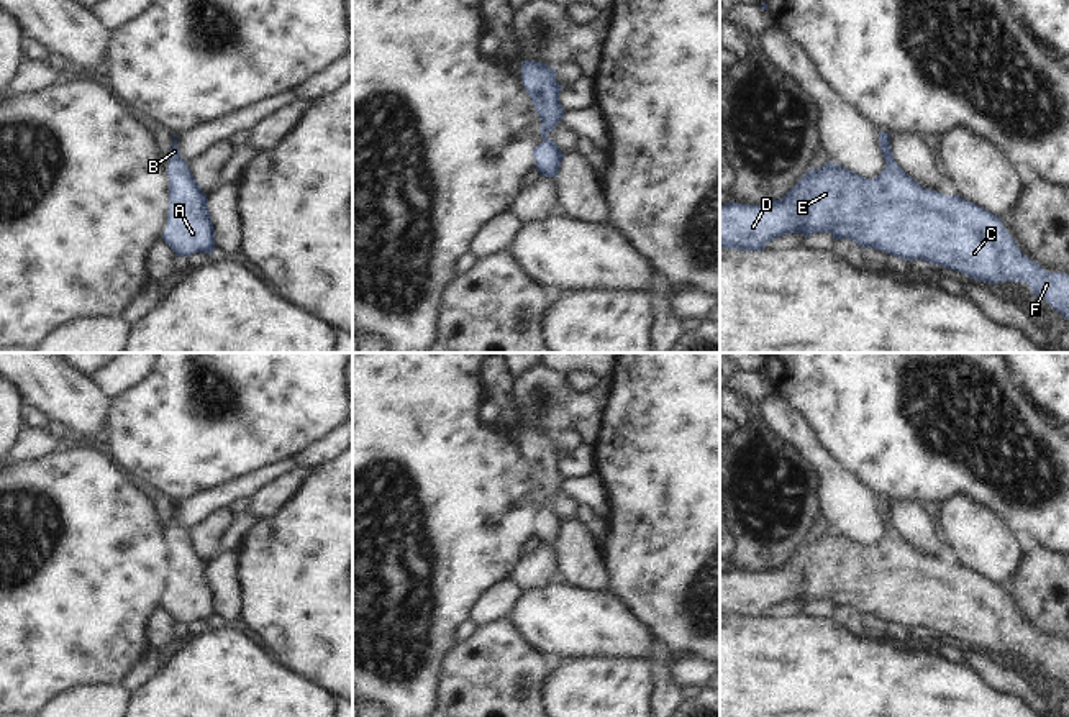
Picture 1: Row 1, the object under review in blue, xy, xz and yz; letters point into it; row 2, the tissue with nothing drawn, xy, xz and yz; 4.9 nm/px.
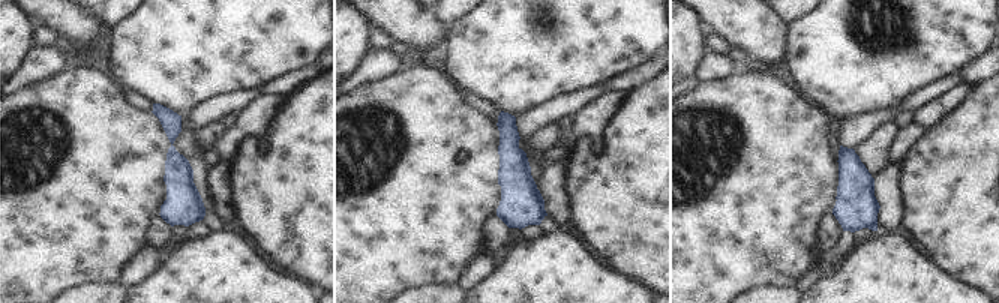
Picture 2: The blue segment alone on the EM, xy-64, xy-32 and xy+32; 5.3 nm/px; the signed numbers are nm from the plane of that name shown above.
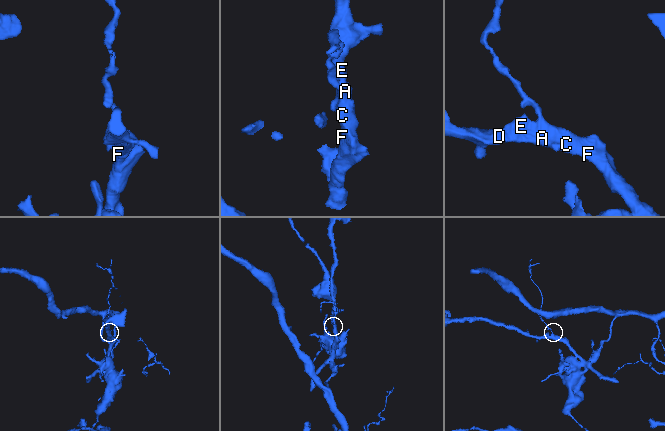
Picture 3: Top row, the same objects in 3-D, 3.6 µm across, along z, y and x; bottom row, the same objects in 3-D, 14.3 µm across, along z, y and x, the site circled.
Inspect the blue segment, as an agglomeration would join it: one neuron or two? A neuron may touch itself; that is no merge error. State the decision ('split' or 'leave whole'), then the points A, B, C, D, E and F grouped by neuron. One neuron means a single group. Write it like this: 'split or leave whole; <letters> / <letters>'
leave whole; A B C D E F

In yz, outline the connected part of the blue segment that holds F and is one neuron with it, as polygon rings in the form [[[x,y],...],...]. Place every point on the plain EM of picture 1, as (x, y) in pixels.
[[[879,499],[879,515],[885,527],[884,538],[866,546],[836,530],[810,537],[782,566],[759,573],[730,569],[720,573],[720,615],[762,619],[776,605],[802,601],[831,601],[849,605],[862,617],[874,615],[903,628],[921,627],[958,638],[974,648],[998,651],[1025,650],[1031,660],[1049,671],[1069,689],[1069,643],[1046,640],[1021,620],[992,579],[959,564],[921,555],[894,527],[890,502]]]

